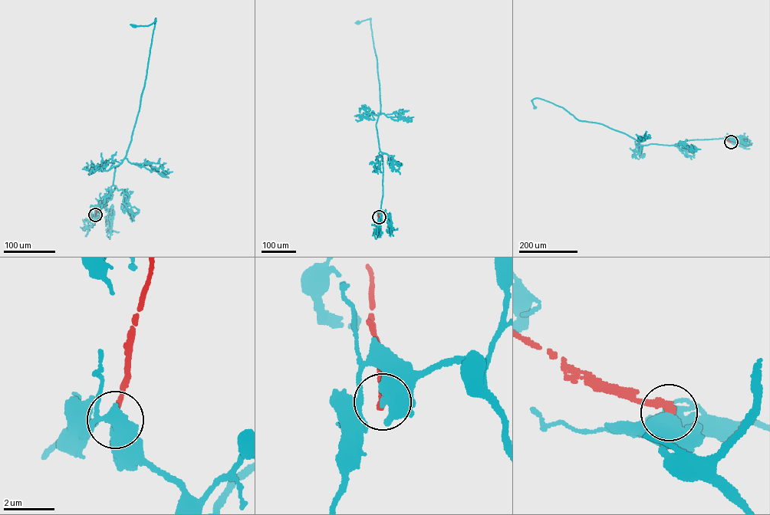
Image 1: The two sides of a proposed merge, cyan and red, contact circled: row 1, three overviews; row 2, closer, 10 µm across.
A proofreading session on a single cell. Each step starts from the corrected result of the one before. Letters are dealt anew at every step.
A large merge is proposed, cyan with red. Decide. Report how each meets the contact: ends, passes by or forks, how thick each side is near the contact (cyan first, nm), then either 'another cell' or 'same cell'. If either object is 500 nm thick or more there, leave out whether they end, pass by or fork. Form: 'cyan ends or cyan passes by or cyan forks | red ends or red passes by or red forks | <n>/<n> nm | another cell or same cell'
600/260 nm | another cell

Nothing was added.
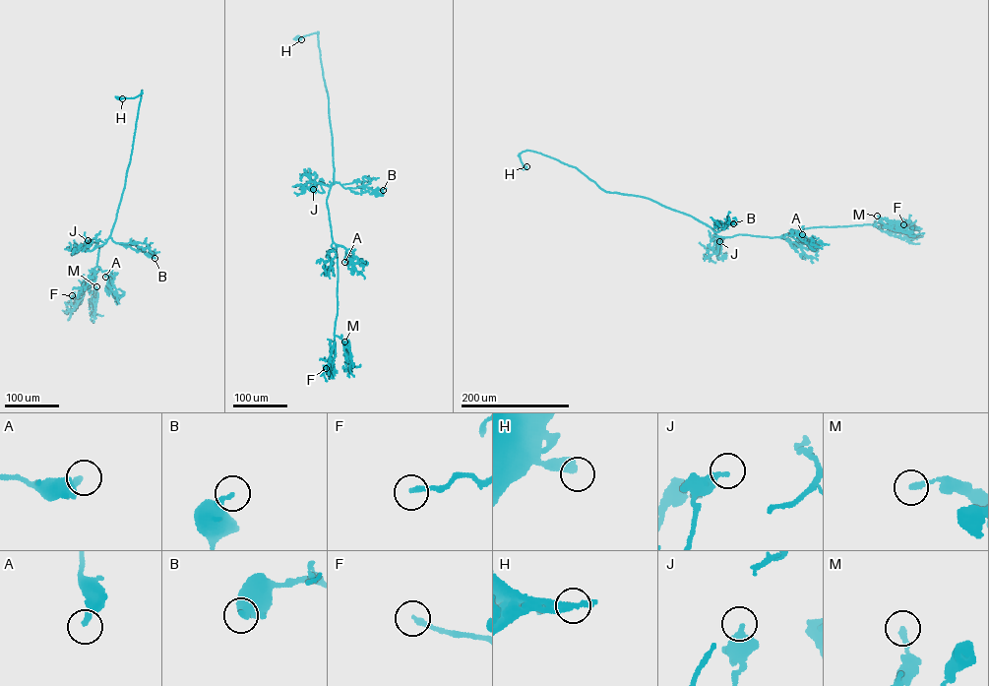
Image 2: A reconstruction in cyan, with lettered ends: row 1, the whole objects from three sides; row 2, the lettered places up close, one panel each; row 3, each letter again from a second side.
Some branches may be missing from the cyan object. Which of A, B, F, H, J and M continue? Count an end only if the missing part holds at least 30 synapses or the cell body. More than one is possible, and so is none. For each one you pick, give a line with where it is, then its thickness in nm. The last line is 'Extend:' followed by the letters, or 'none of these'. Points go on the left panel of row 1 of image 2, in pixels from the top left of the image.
Extend: none of these

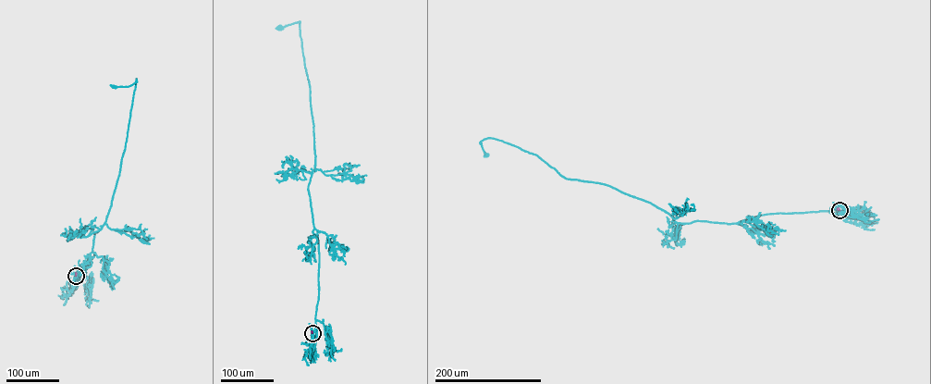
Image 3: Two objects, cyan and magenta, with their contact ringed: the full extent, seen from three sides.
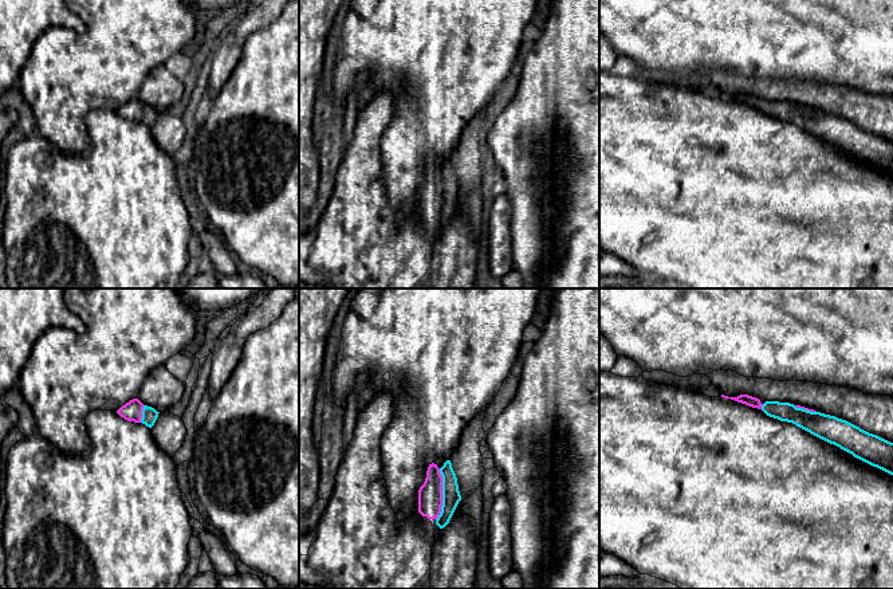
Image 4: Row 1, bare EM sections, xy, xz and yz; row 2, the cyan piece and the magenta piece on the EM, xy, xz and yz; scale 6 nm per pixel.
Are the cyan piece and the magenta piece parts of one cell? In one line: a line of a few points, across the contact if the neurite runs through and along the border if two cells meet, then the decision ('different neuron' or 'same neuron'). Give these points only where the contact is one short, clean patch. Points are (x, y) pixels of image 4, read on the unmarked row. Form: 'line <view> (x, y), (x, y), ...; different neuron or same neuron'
line xz (451, 195), (443, 193), (431, 192); same neuron

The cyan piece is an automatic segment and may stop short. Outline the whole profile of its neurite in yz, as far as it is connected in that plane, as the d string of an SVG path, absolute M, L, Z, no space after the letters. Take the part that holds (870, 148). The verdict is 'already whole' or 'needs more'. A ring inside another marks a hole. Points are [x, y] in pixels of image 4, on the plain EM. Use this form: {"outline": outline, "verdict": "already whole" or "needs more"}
{"outline": "M721 94L721 97L762 109L767 115L780 121L792 122L854 157L893 174L893 142L846 119L790 102L766 101L762 103L759 98L748 94L737 97Z", "verdict": "needs more"}

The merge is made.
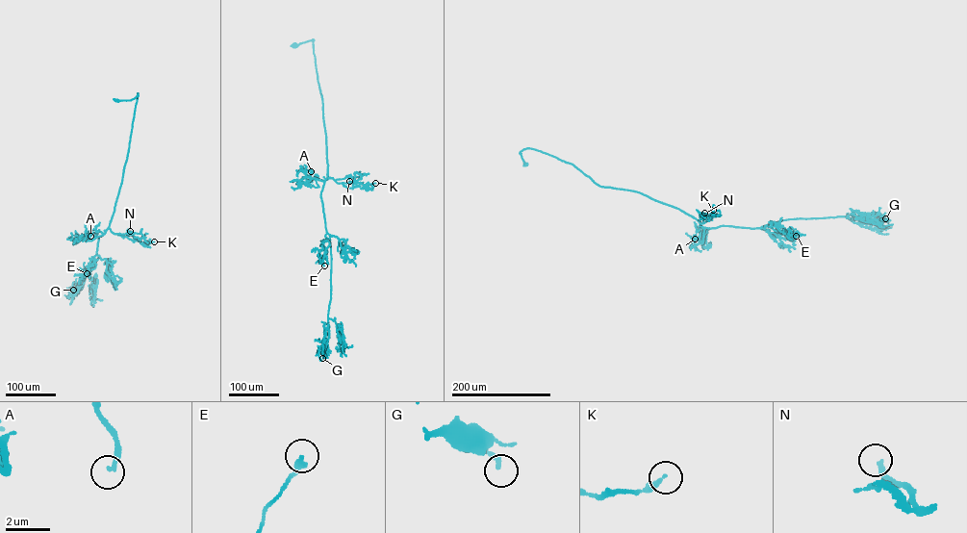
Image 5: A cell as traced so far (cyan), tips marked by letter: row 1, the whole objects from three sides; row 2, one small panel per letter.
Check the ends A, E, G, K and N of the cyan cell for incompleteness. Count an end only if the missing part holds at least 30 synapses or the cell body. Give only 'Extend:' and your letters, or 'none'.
Extend: N

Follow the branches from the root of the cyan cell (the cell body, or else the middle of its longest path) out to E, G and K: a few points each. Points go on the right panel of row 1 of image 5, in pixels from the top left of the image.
E: (525, 164), (520, 152), (532, 148), (572, 164), (600, 186), (678, 209), (703, 227), (796, 236)
G: (525, 164), (520, 152), (540, 150), (600, 186), (641, 192), (708, 228), (885, 218)
K: (525, 164), (520, 152), (532, 148), (572, 164), (600, 186), (640, 192), (700, 223), (713, 216), (713, 210)

